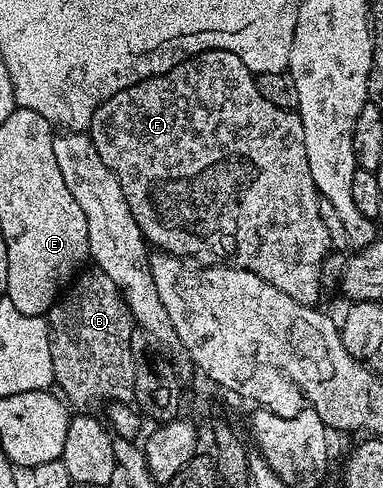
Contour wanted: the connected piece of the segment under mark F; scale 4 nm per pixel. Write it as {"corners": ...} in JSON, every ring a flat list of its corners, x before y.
{"corners":[[202,50,193,54,152,78,141,80,105,100,95,109,91,118,89,133,97,148,97,156,105,160,105,168,117,176,121,184,121,192,125,192,125,200,133,212,133,220,141,228,143,237,156,251,170,254,180,260,196,258,199,264,219,264,226,260,241,270,248,270,261,280,273,284,285,296,297,300,303,306,318,303,319,285,323,282,323,261,327,258,329,243,327,229,321,220,319,208,319,189,313,184,313,176,309,172,309,156,305,152,305,128,295,110,279,108,277,104,269,104,265,96,261,96,256,75,233,52,228,50]]}

